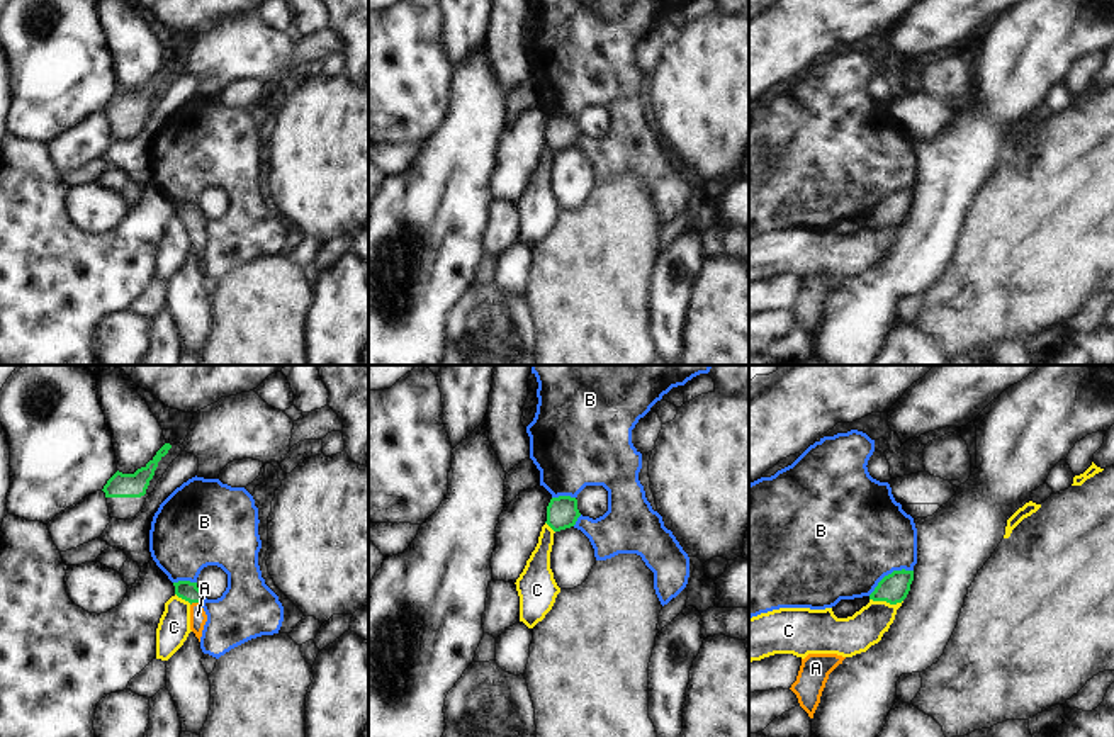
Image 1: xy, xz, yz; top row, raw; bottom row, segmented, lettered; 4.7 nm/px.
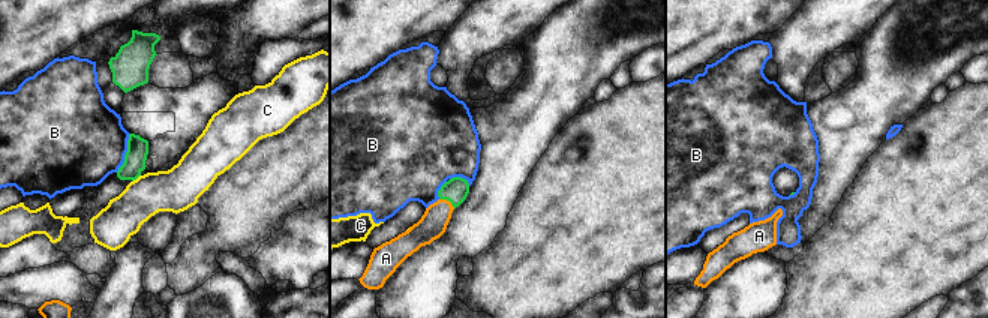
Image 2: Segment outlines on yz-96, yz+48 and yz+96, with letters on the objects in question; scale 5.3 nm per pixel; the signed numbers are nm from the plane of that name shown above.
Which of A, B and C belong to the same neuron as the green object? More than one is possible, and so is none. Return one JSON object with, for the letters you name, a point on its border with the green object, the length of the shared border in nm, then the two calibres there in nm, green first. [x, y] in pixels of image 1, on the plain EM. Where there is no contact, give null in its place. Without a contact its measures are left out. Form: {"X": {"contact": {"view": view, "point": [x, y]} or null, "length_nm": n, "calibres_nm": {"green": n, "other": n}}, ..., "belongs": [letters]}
{"A": {"contact": {"view": "xy", "point": [194, 221]}, "length_nm": 50, "calibres_nm": {"green": 90, "other": 80}}, "belongs": ["A"]}

